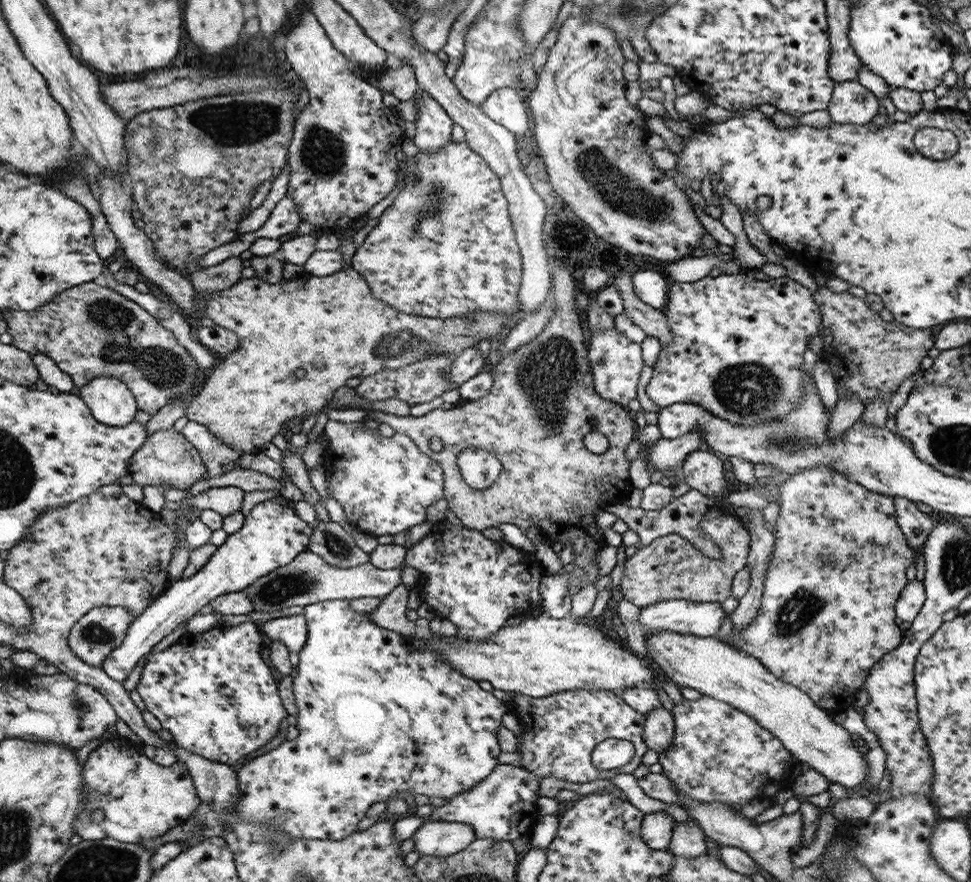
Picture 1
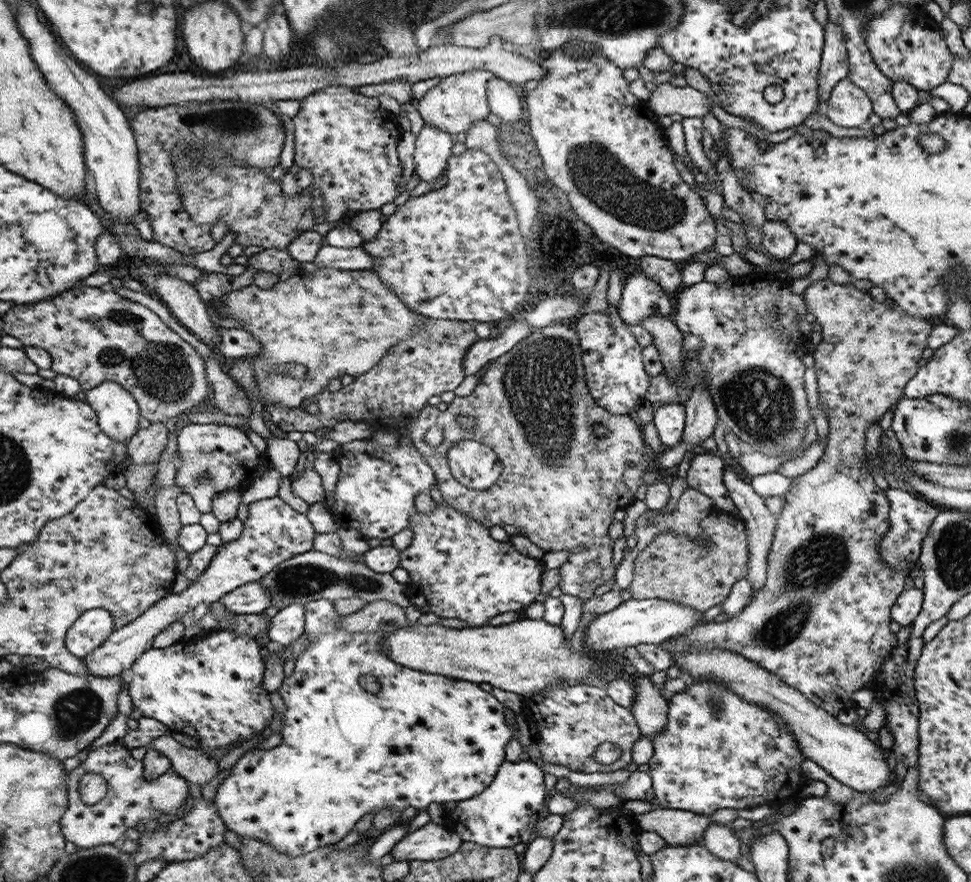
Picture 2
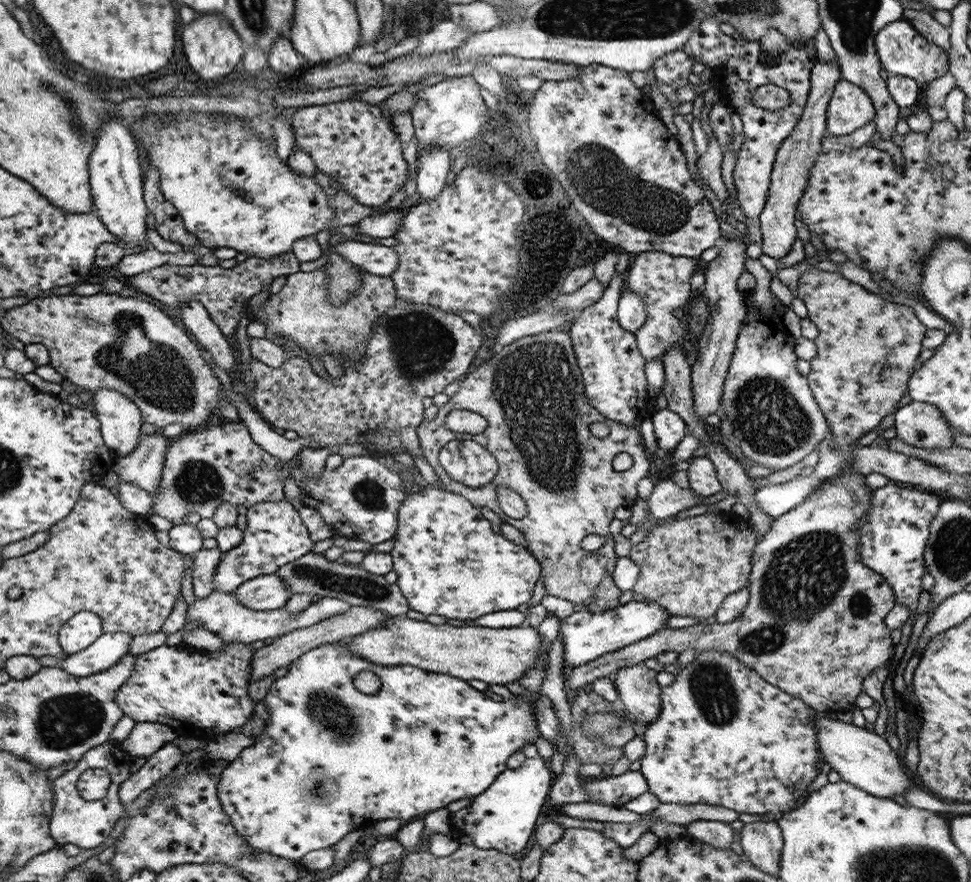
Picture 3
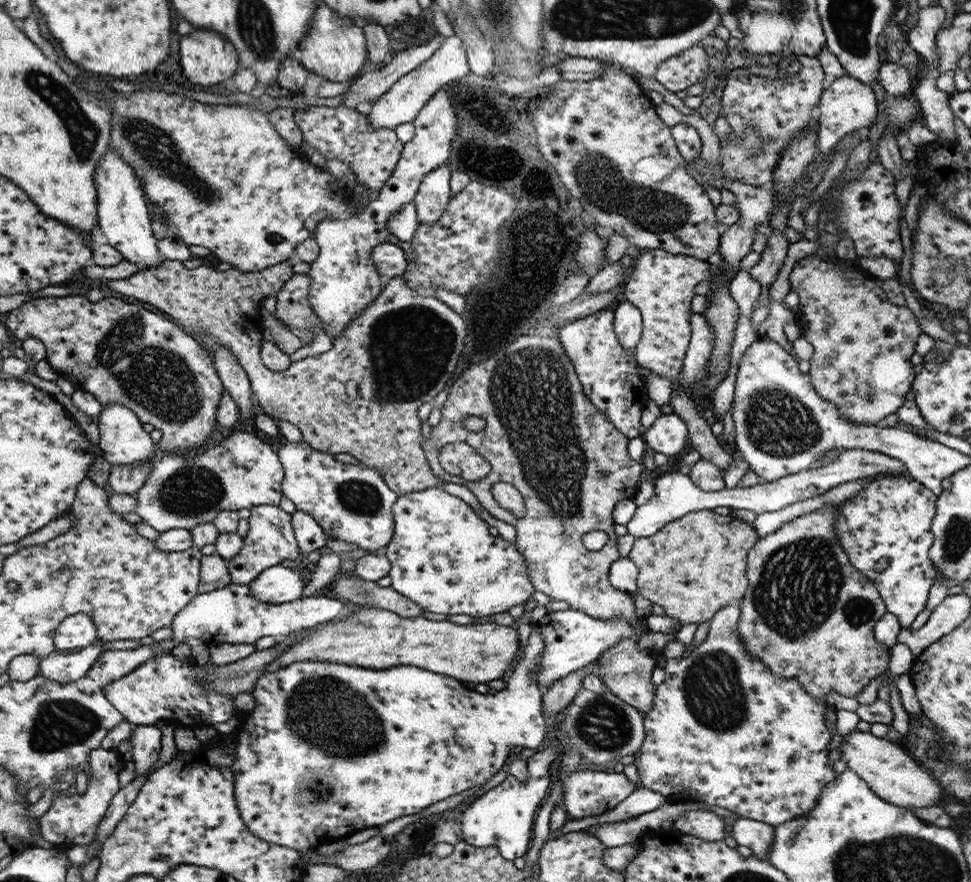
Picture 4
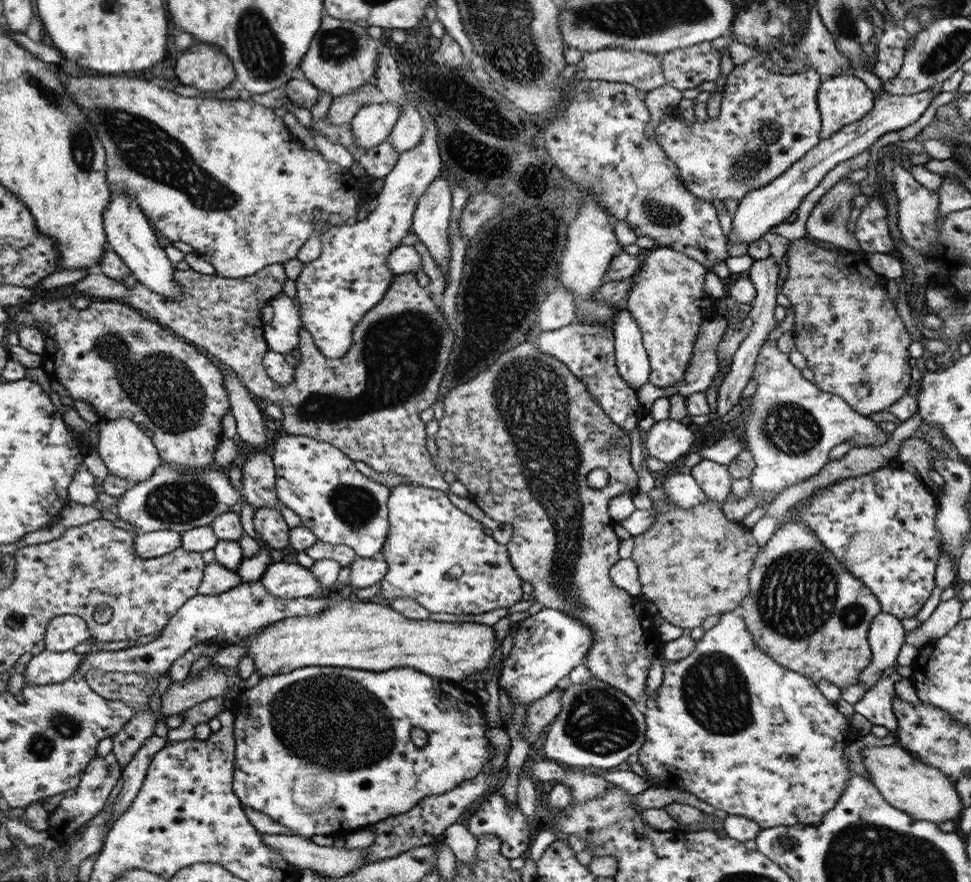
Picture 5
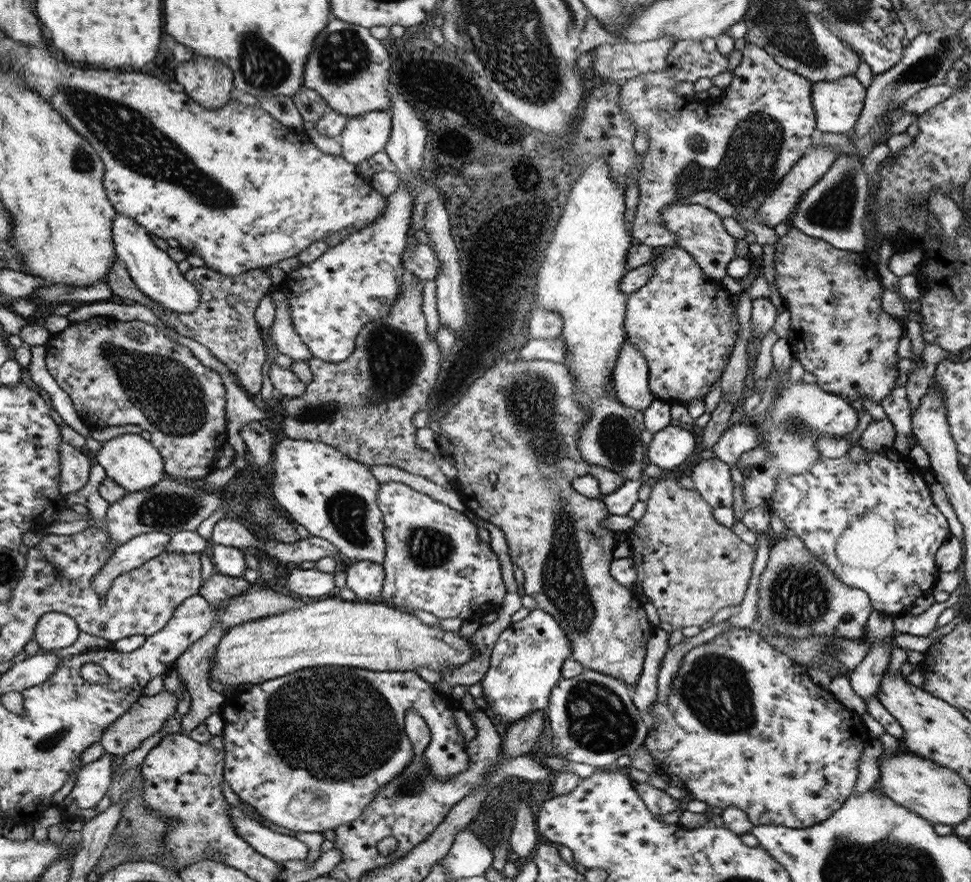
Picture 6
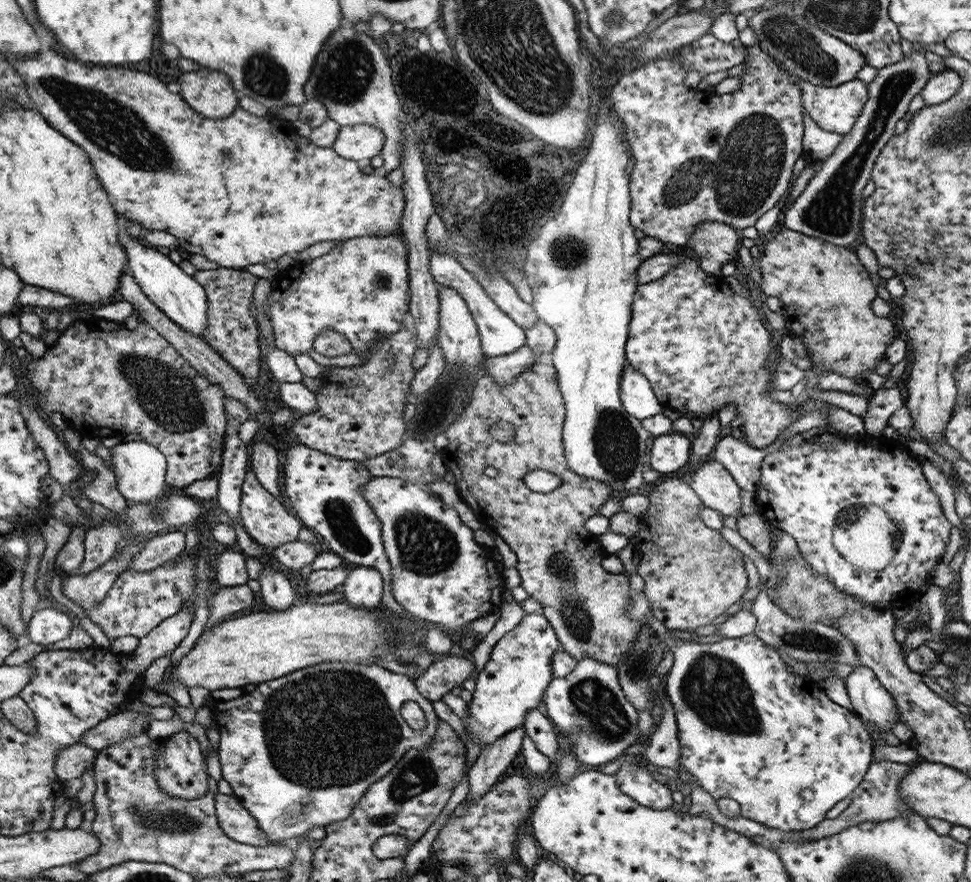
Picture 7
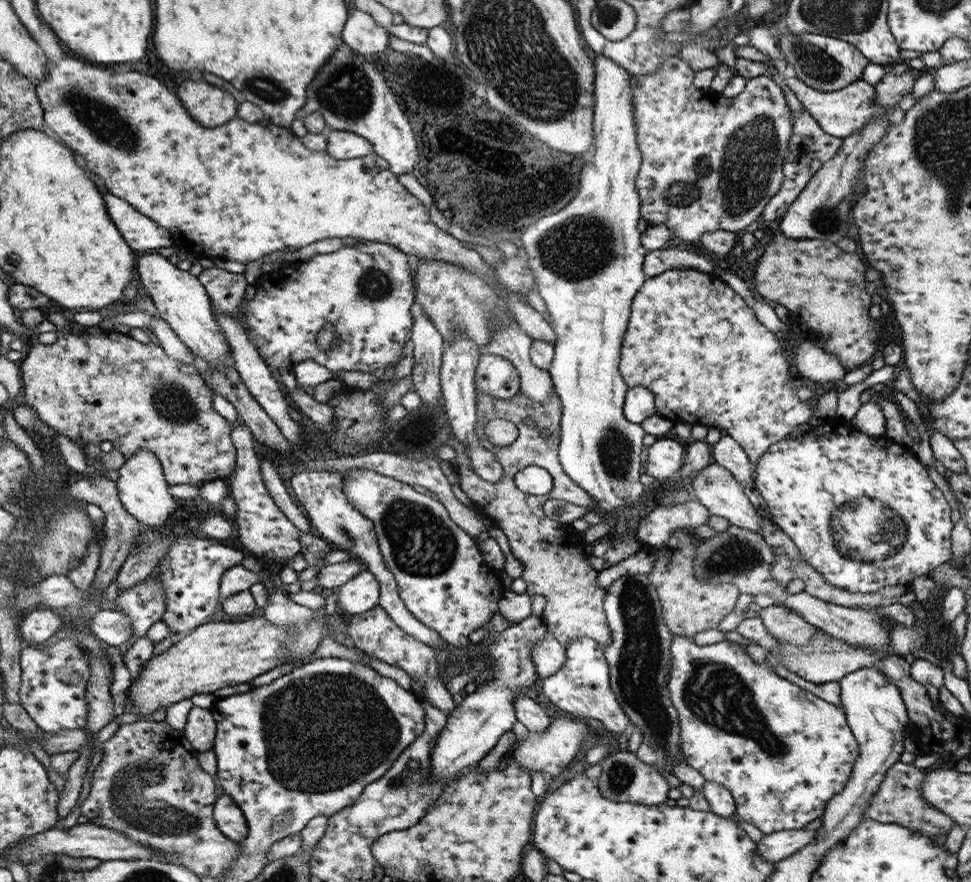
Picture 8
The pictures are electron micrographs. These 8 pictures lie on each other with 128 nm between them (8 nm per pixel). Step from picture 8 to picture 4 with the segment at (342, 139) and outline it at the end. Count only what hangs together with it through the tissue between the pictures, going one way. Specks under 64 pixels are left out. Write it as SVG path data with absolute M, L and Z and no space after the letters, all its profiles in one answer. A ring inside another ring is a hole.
M458 35L445 37L442 46L418 68L399 78L389 89L373 102L369 123L373 129L386 127L395 129L398 125L412 123L420 109L430 100L430 97L441 87L451 85L451 81L471 74L469 62L467 61L468 51L462 38Z

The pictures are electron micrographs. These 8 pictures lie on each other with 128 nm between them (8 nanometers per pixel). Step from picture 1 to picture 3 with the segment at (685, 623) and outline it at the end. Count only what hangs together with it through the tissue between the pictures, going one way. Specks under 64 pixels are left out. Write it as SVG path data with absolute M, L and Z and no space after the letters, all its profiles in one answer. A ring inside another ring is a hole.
M632 601L601 613L576 609L574 613L560 620L559 632L563 634L562 643L564 643L564 662L562 662L562 666L564 666L564 669L565 666L569 666L574 670L578 666L593 662L604 654L638 643L666 629L670 616L671 614L663 606L654 601L651 603Z

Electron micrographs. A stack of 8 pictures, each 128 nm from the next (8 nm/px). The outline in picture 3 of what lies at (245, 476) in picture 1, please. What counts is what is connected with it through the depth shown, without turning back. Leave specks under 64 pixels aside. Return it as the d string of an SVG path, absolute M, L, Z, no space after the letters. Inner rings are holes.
M142 433L141 442L132 453L116 457L114 472L120 476L120 484L133 482L150 496L159 491L164 461L171 439L161 435Z

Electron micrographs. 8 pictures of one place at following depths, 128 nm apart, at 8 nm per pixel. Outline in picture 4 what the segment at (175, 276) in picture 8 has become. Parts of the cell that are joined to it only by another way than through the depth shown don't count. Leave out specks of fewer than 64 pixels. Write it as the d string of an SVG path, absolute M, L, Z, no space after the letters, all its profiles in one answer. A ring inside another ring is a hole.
M109 147L104 156L97 168L98 227L106 235L108 244L119 250L126 260L136 263L142 269L156 266L161 263L160 256L156 250L150 212L140 181L136 180L134 170L120 158L121 154L114 147Z

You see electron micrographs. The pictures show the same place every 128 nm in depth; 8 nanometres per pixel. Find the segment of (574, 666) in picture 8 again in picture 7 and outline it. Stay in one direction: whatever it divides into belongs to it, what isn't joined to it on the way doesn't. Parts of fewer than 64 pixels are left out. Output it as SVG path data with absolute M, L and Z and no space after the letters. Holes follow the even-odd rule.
M588 657L576 662L574 671L563 678L556 678L546 687L543 696L542 709L547 718L553 722L558 734L572 744L577 759L584 764L600 766L616 758L620 758L629 746L638 742L642 737L638 730L639 715L634 706L626 700L627 696L620 688L616 667L606 665Z

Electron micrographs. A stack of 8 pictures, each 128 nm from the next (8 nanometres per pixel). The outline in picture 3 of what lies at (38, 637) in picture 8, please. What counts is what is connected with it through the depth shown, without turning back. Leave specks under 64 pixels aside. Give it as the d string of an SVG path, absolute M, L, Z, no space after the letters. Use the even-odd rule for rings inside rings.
M85 610L76 613L66 622L60 630L58 642L65 653L74 655L83 649L89 649L103 632L103 620L99 614Z

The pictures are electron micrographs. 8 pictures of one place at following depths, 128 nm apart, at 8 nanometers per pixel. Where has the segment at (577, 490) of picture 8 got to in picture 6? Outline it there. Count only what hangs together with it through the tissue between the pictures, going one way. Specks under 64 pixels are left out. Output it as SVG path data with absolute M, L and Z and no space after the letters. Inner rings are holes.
M517 359L512 360L512 362L510 360L506 360L506 362L500 360L496 366L492 366L482 376L475 378L470 388L461 394L458 402L439 420L440 431L437 434L436 442L440 455L445 460L448 460L457 470L454 482L458 485L458 493L465 506L470 511L473 511L474 514L486 519L488 522L494 523L504 531L509 557L512 559L513 564L516 564L524 572L525 581L523 588L526 591L526 598L536 601L537 608L551 614L565 630L567 634L566 638L570 640L571 658L579 662L582 667L614 676L618 681L622 681L622 683L633 687L638 679L640 679L646 659L648 642L657 633L658 627L649 621L644 604L632 589L622 586L611 575L611 562L615 559L612 553L617 542L615 541L614 532L605 525L606 517L610 514L603 498L586 497L572 487L572 480L574 478L591 474L594 478L598 479L600 494L606 496L616 492L626 481L621 474L613 470L608 470L598 465L591 465L582 460L582 456L578 452L577 442L579 439L579 430L589 418L591 418L589 410L579 407L575 399L575 378L564 363L542 359Z

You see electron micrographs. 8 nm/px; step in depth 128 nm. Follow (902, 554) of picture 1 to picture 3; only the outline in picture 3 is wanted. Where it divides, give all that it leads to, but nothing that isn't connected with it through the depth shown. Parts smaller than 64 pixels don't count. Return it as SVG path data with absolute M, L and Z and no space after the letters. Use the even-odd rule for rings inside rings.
M812 266L798 281L797 301L806 305L807 318L816 324L819 332L813 340L817 354L809 361L809 387L826 417L829 432L832 432L829 442L836 445L835 451L839 454L853 454L860 447L856 444L858 439L876 429L882 418L900 408L900 398L904 398L907 392L909 378L914 374L916 360L923 350L922 341L927 328L910 306L888 302L836 271L822 271ZM848 469L843 475L835 476L820 483L817 489L806 497L804 502L797 504L792 510L786 512L786 514L775 518L772 521L770 530L762 538L758 539L757 545L753 550L751 560L752 570L748 580L749 601L737 619L734 619L732 622L727 622L722 626L716 622L713 624L706 623L705 625L697 624L685 628L672 629L667 627L638 643L630 644L628 647L609 654L604 654L589 664L578 666L578 668L572 670L570 676L564 680L564 688L566 688L568 692L580 689L584 685L596 680L614 676L624 667L634 666L640 662L655 658L660 652L672 651L680 654L685 650L692 649L695 650L697 654L700 654L702 651L724 651L724 653L730 653L730 655L734 656L738 661L744 662L746 667L758 673L758 675L770 685L776 686L784 692L787 692L790 696L802 700L804 705L818 711L821 715L826 714L833 716L840 712L851 711L856 707L855 701L858 699L858 695L864 693L862 687L865 678L871 676L874 670L889 664L889 661L896 652L896 645L891 640L890 629L885 623L885 616L892 610L892 607L896 605L894 590L892 590L888 581L881 574L878 574L861 561L861 554L859 553L861 544L859 526L861 526L861 520L869 516L870 507L873 506L871 502L873 502L873 491L866 486L865 476L858 471Z

